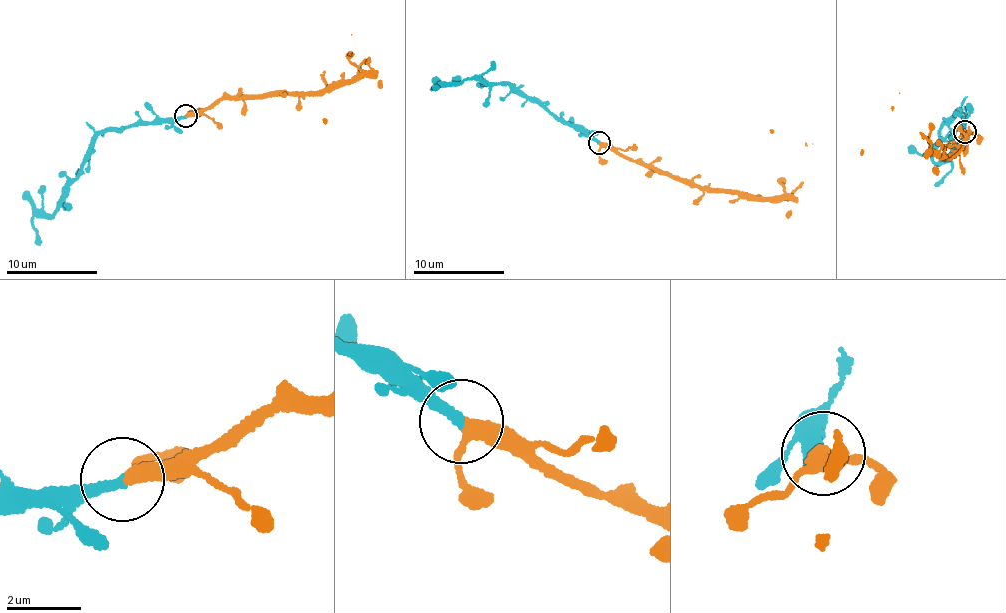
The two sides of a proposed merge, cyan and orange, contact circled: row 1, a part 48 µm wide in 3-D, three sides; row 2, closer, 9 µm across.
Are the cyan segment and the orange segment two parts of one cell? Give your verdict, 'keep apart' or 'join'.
join

